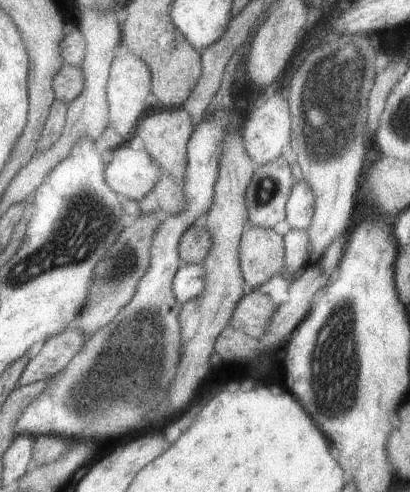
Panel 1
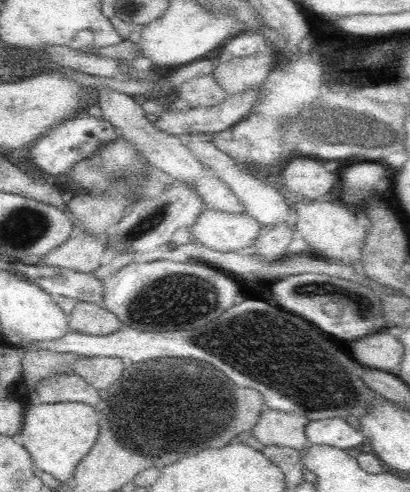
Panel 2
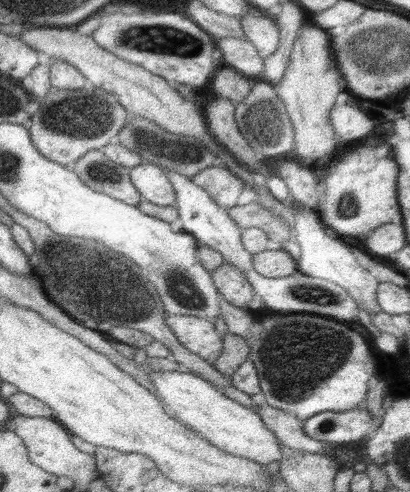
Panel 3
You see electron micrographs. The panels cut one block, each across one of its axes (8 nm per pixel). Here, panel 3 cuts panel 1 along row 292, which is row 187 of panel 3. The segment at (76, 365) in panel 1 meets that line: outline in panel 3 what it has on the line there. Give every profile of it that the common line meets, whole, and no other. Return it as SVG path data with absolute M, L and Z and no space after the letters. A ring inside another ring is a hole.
M141 162L129 170L129 178L145 202L155 206L175 206L175 188L163 168Z

